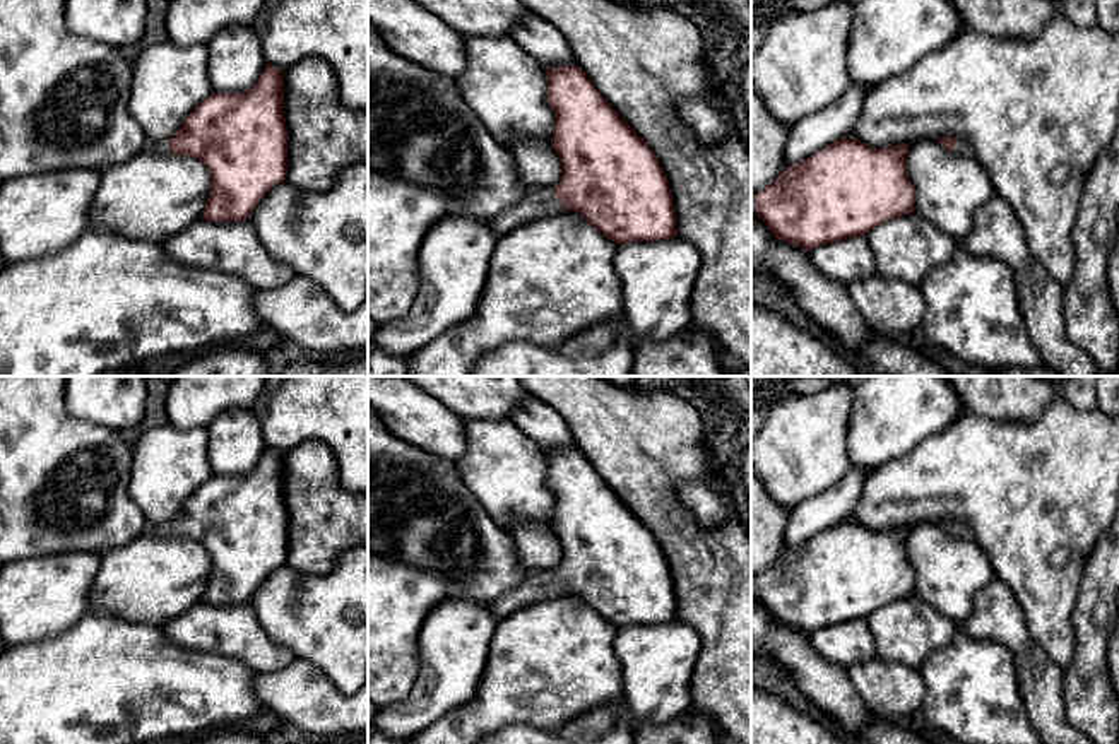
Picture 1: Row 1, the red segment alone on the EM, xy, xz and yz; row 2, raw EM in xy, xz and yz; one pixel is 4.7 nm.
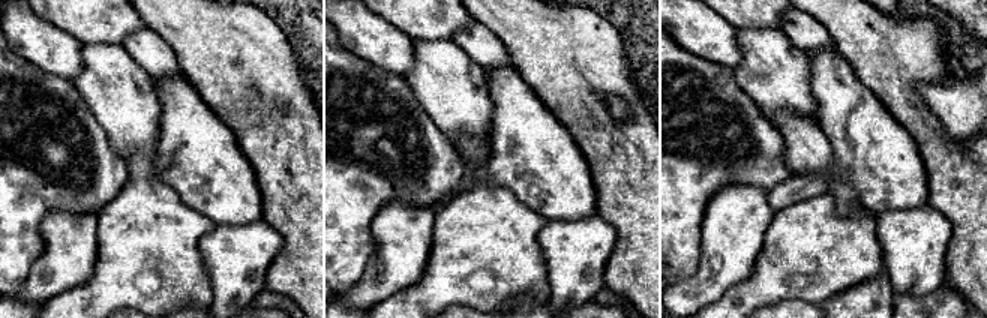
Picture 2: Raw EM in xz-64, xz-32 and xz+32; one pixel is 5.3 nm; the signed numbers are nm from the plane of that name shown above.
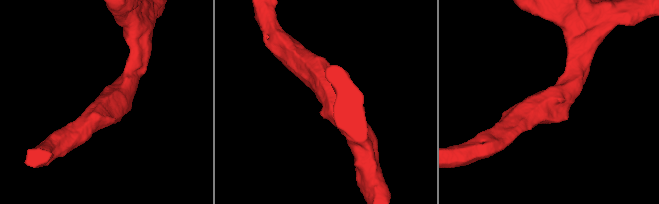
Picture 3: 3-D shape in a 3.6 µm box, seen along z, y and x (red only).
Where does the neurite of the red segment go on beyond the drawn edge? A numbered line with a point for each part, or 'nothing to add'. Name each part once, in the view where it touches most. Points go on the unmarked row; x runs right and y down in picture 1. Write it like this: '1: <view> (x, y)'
1: xz (534, 589)

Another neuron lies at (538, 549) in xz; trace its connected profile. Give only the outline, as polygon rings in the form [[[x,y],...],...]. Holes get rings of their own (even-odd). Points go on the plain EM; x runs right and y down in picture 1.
[[[518,522],[508,528],[515,554],[527,575],[554,571],[561,563],[561,544],[548,525]]]

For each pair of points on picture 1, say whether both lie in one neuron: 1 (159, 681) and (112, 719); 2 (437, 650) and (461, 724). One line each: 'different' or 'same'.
1: same
2: different

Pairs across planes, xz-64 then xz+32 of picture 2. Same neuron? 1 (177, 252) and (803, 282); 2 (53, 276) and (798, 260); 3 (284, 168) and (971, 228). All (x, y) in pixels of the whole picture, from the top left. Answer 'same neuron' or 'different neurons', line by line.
1: same neuron
2: different neurons
3: same neuron

